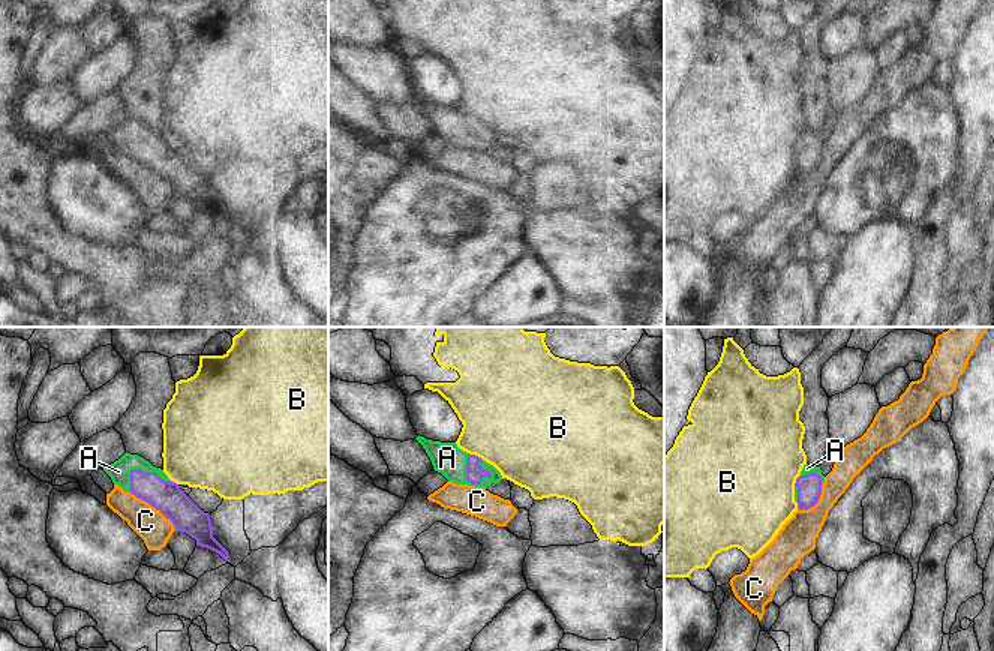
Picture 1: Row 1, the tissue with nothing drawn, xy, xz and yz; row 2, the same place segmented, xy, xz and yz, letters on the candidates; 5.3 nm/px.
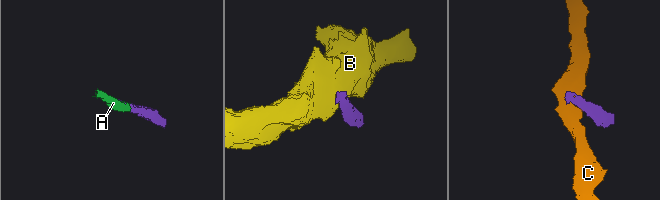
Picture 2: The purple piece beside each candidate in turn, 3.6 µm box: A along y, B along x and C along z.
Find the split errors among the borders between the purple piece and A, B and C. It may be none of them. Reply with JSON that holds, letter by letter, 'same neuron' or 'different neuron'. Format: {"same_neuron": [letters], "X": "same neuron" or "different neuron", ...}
{"same_neuron": ["A"], "A": "same neuron", "B": "different neuron", "C": "different neuron"}

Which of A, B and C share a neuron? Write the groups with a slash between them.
A / B / C

